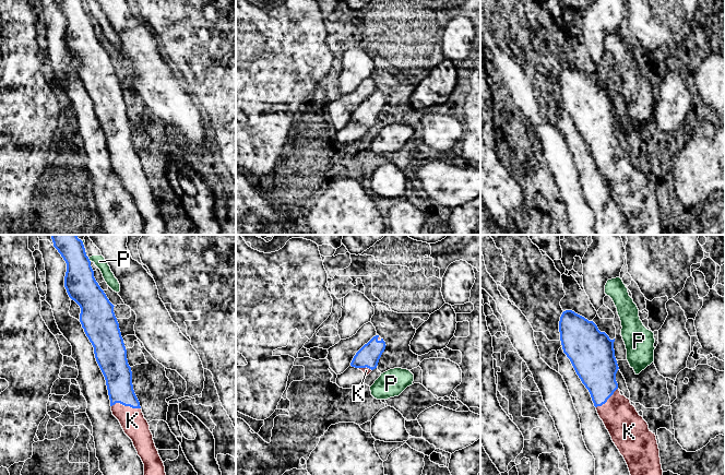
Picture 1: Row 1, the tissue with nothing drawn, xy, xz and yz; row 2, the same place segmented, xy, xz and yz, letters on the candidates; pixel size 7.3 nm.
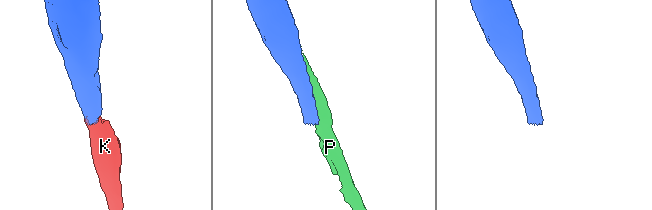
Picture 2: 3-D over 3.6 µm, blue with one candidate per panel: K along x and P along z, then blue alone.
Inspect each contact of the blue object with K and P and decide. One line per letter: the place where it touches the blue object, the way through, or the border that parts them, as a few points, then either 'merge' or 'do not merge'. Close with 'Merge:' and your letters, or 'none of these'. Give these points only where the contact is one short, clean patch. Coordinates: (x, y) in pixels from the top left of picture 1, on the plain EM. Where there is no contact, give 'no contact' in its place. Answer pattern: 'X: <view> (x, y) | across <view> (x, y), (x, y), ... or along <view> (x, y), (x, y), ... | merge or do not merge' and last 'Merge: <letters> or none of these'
K: xy (126, 161) | across xy (117, 128), (120, 147), (126, 161), (132, 176) | merge
P: xy (88, 15) | do not merge
Merge: K

